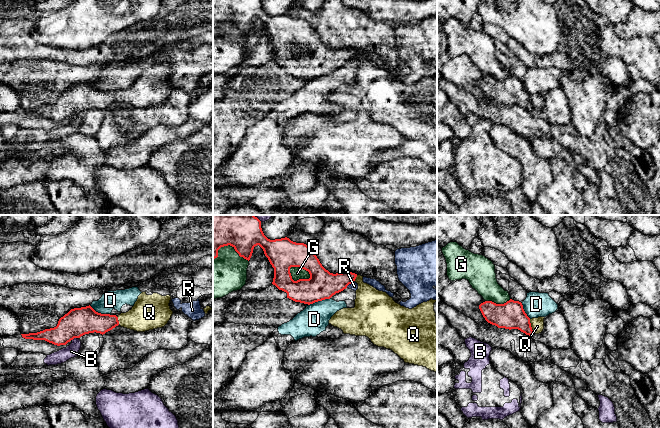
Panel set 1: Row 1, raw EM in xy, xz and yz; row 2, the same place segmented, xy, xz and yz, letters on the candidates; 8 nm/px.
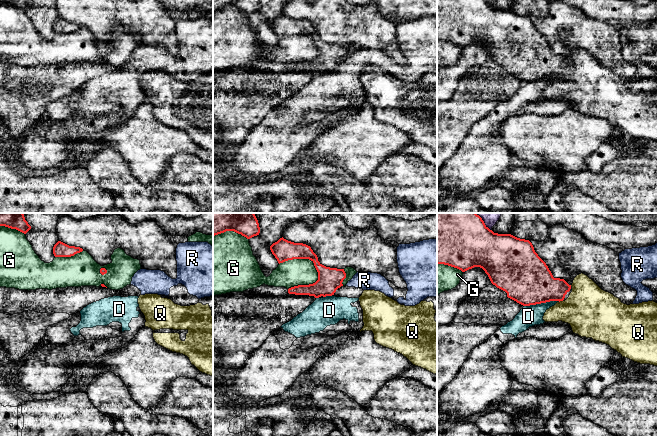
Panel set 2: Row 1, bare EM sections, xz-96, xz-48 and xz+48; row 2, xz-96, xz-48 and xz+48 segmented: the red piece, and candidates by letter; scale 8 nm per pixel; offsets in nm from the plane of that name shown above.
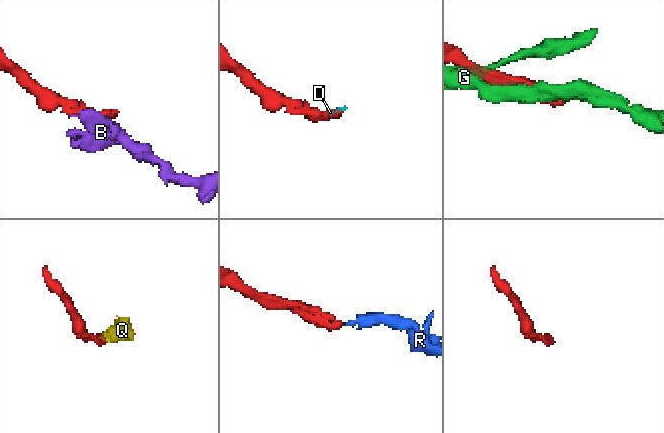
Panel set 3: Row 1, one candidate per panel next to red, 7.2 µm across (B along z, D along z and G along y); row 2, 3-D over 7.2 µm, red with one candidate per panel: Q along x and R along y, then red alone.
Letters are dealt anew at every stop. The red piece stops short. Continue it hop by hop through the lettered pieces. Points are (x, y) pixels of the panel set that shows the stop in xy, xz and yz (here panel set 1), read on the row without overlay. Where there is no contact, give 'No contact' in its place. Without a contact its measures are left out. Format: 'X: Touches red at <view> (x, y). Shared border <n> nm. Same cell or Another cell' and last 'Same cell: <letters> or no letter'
B: Touches red at xy (74, 113). Shared border 50 nm. Another cell
D: Touches red at xz (319, 76). Shared border 200 nm. Another cell
G: Touches red at xz (301, 43). Shared border 190 nm. Another cell
Q: Touches red at yz (530, 102). Shared border 120 nm. Same cell
R: Touches red at xz (349, 59). Shared border 80 nm. Another cell
Same cell: Q

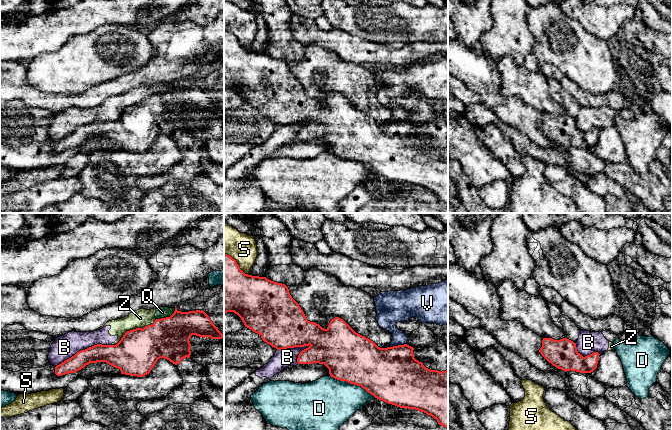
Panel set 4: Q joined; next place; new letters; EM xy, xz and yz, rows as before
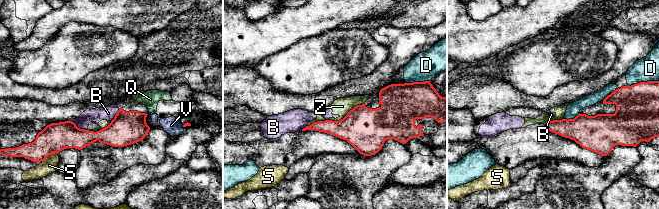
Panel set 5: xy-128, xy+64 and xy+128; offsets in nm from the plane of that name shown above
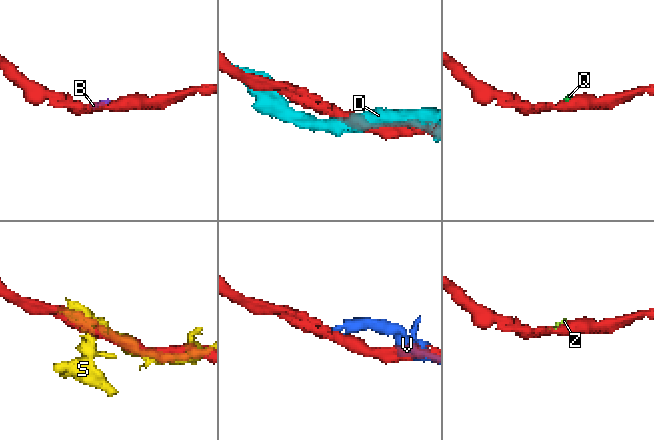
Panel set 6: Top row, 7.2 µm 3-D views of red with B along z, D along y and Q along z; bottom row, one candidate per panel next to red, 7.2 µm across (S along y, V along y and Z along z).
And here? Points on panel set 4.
B: Touches red at xy (83, 126). Shared border 480 nm. Another cell
D: Touches red at xz (353, 159). Shared border 400 nm. Another cell
Q: Touches red at xy (166, 93). Shared border 180 nm. Another cell
S: Touches red at xz (236, 39). Shared border 280 nm. Another cell
V: Touches red at xz (398, 121). Shared border 130 nm. Another cell
Z: Touches red at xy (125, 109). Shared border 280 nm. Another cell
Same cell: no letter

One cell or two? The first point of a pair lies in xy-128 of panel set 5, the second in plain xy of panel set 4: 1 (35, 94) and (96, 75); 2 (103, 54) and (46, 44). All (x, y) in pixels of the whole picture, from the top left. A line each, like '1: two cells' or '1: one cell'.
1: two cells
2: two cells

